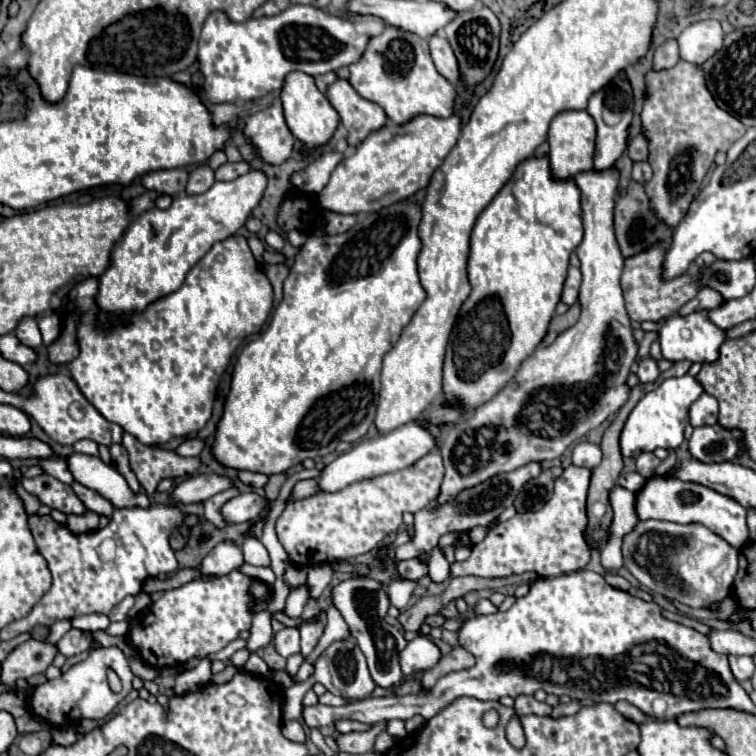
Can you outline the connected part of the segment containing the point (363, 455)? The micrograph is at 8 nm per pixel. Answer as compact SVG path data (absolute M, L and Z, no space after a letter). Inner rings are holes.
M412 421L408 425L402 425L400 429L394 429L392 433L384 433L384 435L378 435L374 439L366 439L366 441L354 445L350 451L342 453L338 459L334 459L330 465L326 465L326 469L322 471L320 477L296 483L290 499L302 499L302 497L314 495L320 489L322 491L340 491L360 479L368 479L368 477L376 477L376 475L384 475L384 473L392 473L392 471L410 467L414 461L418 461L432 449L434 449L434 437L418 421Z

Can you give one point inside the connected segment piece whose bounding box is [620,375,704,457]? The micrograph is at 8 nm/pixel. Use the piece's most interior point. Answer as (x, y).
(658, 420)

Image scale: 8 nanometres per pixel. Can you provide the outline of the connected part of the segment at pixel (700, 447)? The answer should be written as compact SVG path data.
M716 423L694 429L690 437L690 453L702 463L724 463L738 457L740 445L730 429Z

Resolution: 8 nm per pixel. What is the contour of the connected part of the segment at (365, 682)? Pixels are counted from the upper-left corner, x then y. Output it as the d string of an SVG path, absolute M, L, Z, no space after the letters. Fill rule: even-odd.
M352 639L334 641L318 657L314 667L316 671L310 679L326 685L330 693L348 701L362 701L376 689L376 683L368 673L366 659Z

